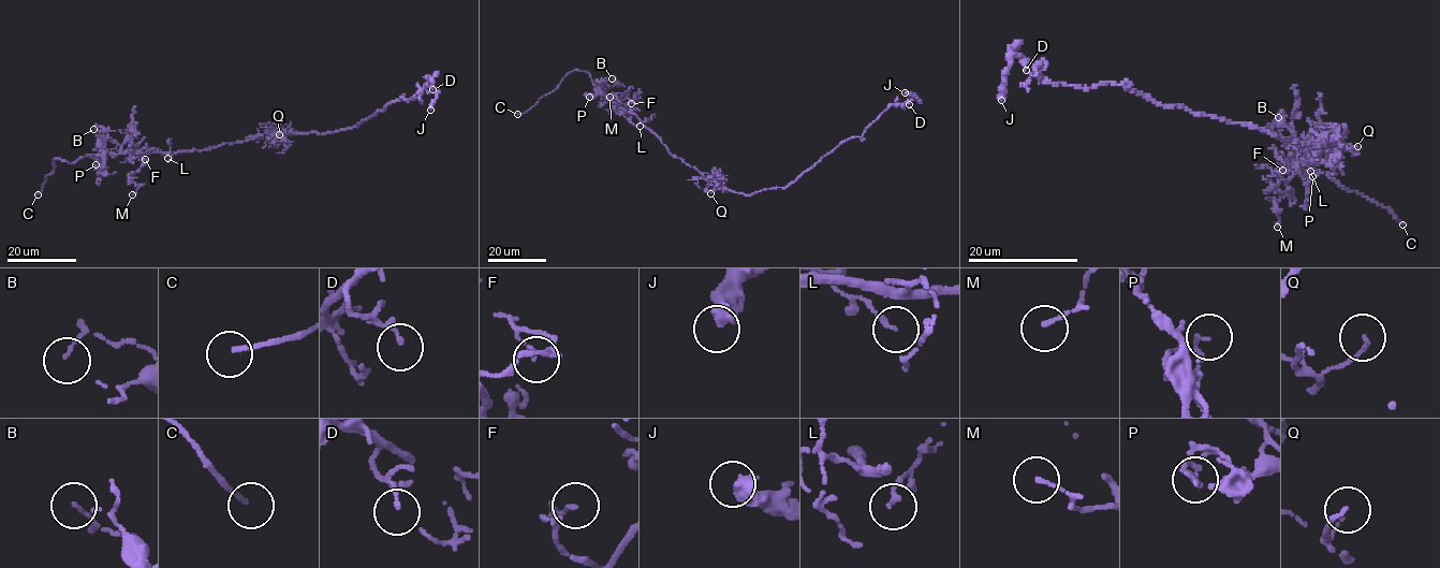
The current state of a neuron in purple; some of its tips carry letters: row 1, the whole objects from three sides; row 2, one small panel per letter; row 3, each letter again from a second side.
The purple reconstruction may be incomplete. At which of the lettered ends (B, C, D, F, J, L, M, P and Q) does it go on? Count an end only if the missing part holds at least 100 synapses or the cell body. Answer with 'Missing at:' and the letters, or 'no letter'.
Missing at: C

